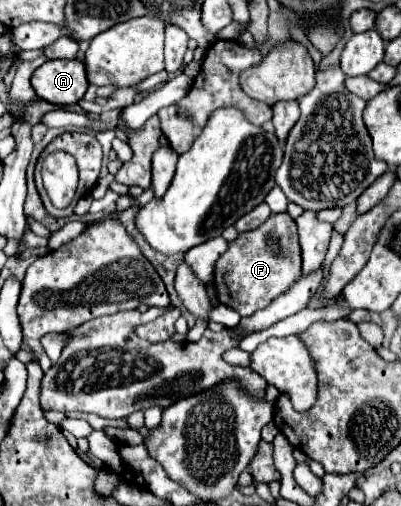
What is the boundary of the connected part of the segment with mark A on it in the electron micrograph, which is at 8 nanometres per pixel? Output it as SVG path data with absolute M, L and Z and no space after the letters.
M77 59L43 63L39 69L35 69L31 85L39 99L53 105L73 105L85 95L89 87L85 65Z

